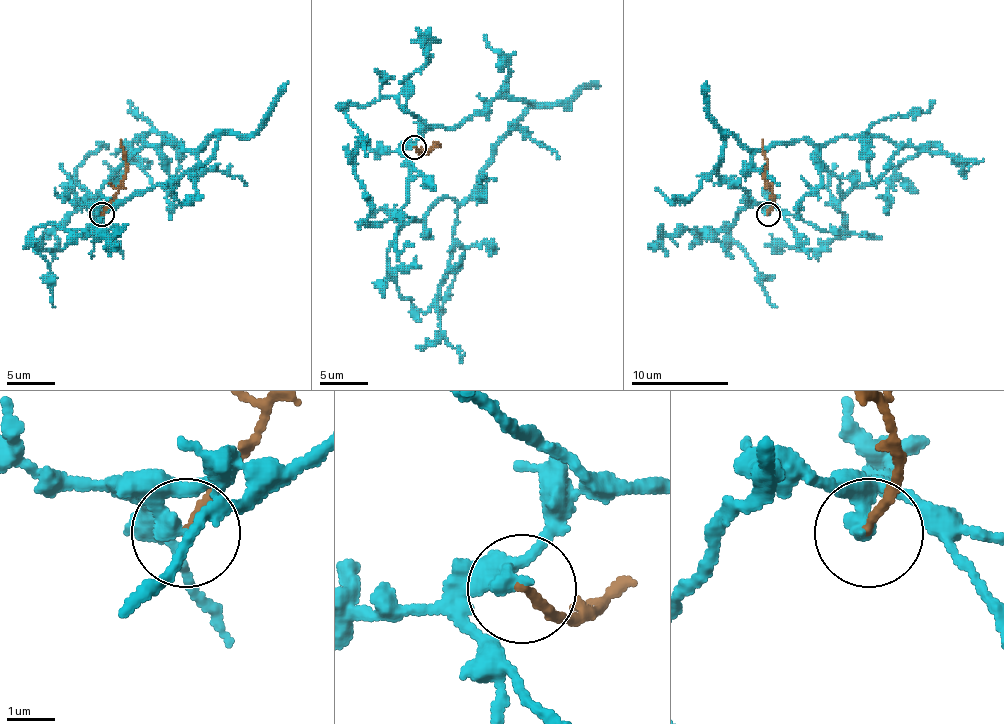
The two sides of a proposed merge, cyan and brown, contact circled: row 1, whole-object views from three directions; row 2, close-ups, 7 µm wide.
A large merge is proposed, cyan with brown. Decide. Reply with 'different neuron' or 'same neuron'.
different neuron

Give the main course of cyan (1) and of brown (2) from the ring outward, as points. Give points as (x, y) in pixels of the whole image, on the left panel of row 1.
1: (101, 215), (171, 185), (217, 137), (198, 149), (142, 147), (52, 249), (35, 246)
2: (101, 215), (125, 173), (120, 139)

